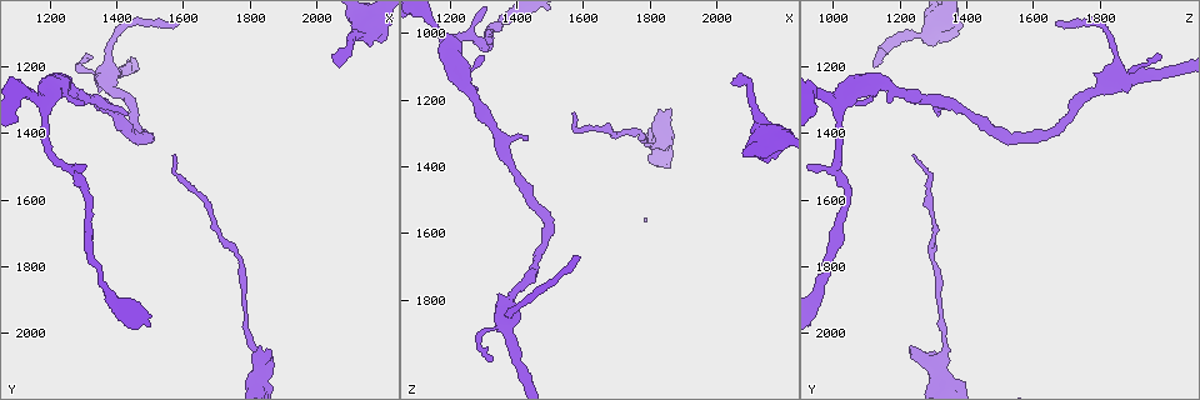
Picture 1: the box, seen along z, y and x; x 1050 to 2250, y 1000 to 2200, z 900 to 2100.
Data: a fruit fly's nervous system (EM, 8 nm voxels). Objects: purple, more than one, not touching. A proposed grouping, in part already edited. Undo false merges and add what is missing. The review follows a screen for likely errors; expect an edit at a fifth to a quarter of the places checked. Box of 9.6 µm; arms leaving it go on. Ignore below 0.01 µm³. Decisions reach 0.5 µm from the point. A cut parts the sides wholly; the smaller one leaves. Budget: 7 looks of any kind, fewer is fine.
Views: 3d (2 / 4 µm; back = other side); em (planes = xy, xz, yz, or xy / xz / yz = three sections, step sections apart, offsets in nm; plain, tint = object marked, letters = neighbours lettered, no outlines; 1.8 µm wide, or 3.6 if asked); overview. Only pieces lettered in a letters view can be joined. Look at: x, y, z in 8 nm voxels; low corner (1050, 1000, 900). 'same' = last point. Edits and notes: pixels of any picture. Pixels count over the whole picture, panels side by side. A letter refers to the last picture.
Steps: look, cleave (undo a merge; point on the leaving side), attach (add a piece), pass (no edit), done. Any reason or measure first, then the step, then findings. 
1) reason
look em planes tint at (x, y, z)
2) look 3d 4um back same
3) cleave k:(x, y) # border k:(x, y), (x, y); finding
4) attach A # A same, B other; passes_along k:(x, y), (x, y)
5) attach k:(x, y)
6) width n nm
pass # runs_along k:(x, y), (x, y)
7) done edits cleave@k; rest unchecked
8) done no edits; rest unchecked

thin arm on a thick one
look em planes letters at (1180, 1320, 1030)

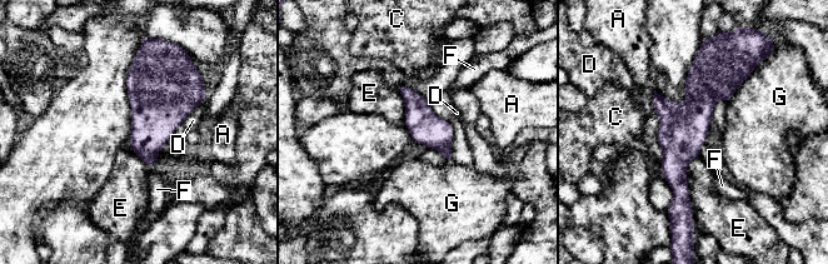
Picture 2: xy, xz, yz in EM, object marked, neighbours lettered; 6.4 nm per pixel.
pass # A other, C other, D other, E other, F other, G other; runs_along 2:(704, 59), (678, 149), (684, 208); one cell here

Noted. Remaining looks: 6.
look 3d 4um back at (1340, 1810, 990)

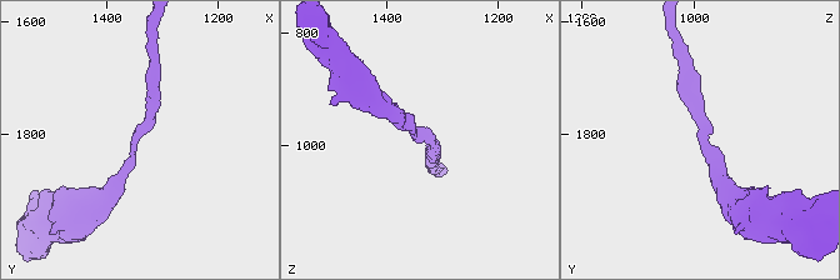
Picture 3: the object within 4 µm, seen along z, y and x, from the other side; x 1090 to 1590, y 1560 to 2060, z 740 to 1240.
arm_widths 200, 240 nm
look em xy step 4 tint at (1350, 1810, 990)

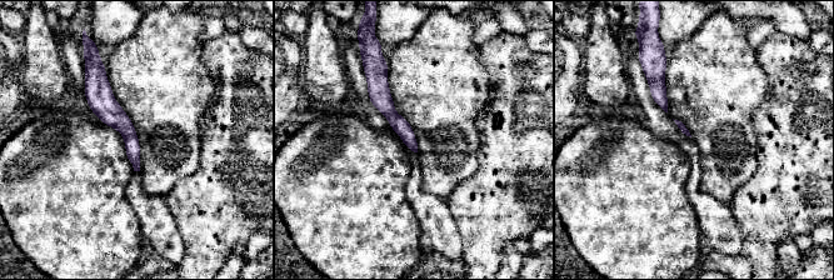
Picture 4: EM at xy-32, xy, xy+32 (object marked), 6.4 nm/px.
look em xy step 4 letters same

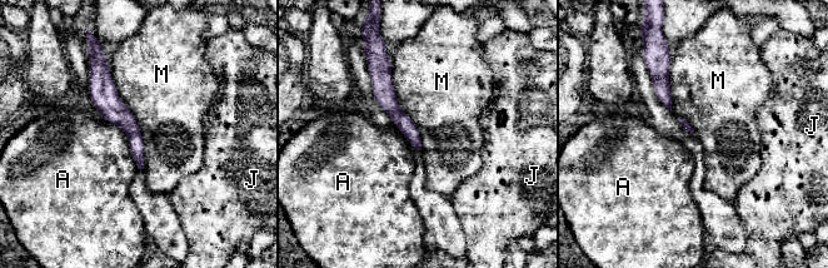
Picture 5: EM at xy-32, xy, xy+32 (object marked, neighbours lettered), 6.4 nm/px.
pass # A other, J other, M other; border 5:(108, 61), (144, 168); continuous, no second cell

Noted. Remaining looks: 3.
thick end
look 3d 2um at (1840, 2050, 1240)

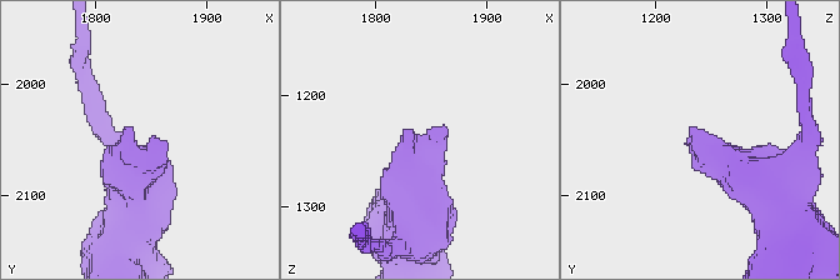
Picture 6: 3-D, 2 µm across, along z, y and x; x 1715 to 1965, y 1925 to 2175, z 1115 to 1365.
look em yz step 8 letters at (1850, 2046, 1234)

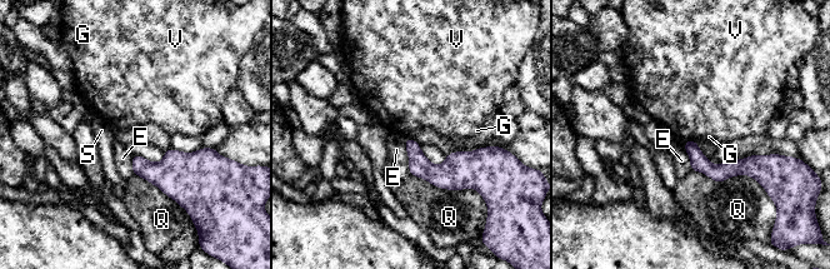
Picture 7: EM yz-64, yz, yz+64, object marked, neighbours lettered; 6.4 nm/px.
look em xy step 8 letters same

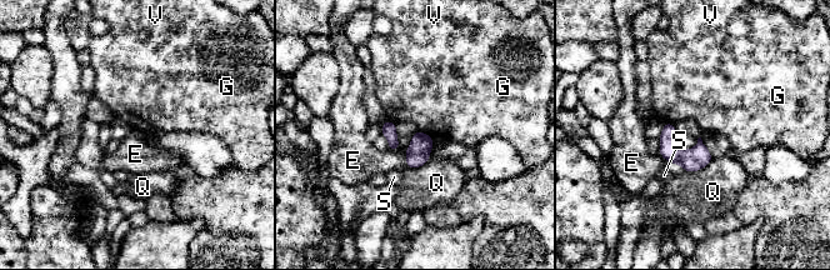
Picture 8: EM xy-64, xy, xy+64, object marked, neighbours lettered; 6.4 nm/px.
pass # E other, G other, Q other, S other, V other; border 8:(418, 129), (426, 134); none of them fits

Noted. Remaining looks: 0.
done no edits; rest unchecked

